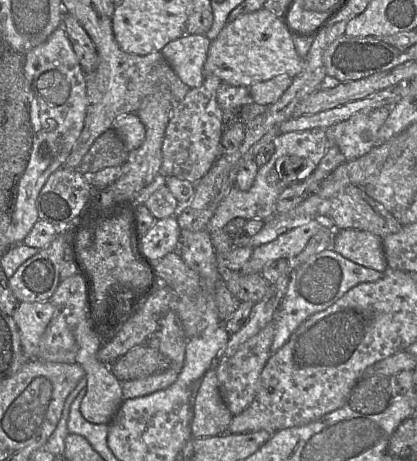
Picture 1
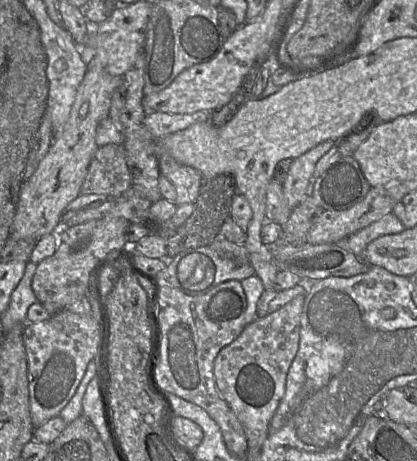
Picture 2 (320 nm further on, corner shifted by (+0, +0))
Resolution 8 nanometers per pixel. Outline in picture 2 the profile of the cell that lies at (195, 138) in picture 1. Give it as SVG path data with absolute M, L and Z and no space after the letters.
M168 154L158 157L160 175L166 177L176 190L176 206L194 203L199 196L202 176L196 169L178 163Z

